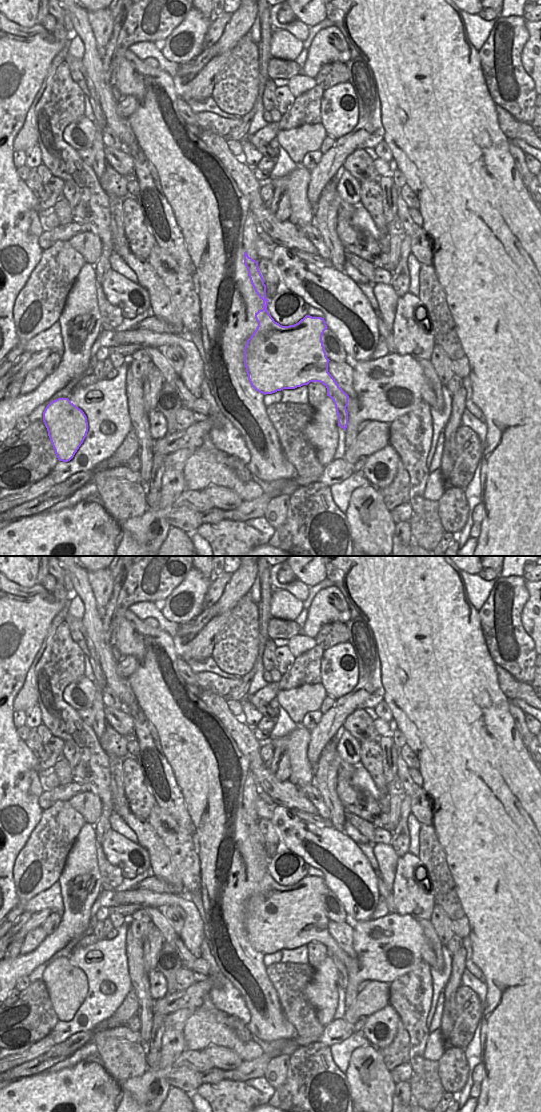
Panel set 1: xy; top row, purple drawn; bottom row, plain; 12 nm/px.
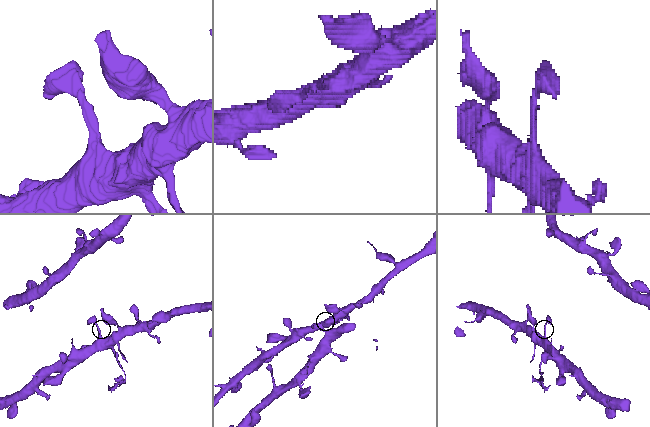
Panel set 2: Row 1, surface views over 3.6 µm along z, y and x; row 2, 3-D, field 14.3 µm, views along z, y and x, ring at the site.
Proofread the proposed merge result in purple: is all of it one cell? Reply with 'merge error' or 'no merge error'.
merge error

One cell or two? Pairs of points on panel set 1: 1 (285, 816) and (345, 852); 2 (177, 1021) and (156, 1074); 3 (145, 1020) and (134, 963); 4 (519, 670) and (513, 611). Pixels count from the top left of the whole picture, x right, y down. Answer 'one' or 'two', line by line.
1: one
2: one
3: one
4: one

